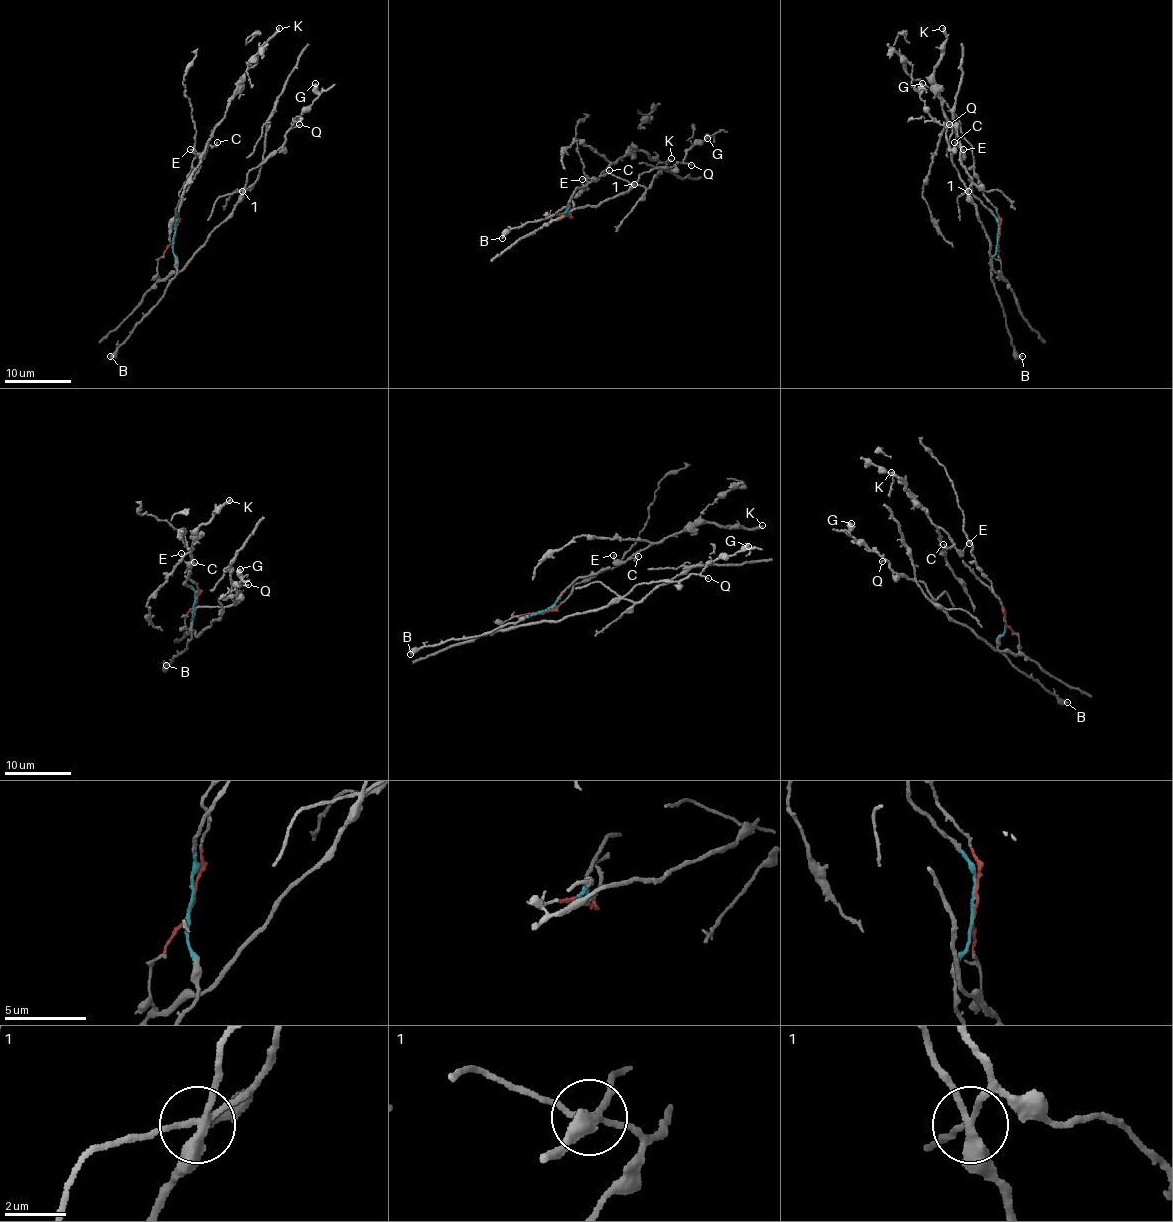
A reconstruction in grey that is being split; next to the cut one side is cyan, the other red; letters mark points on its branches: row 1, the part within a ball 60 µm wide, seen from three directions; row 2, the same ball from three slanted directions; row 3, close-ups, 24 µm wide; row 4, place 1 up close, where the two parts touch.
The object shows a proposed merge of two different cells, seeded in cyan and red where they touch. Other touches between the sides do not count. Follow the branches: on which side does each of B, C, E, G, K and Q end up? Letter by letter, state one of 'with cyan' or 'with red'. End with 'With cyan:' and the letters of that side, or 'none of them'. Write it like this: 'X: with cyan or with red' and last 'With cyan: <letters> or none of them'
B: with cyan
C: with cyan
E: with cyan
G: with red
K: with cyan
Q: with red
With cyan: B, C, E, K

